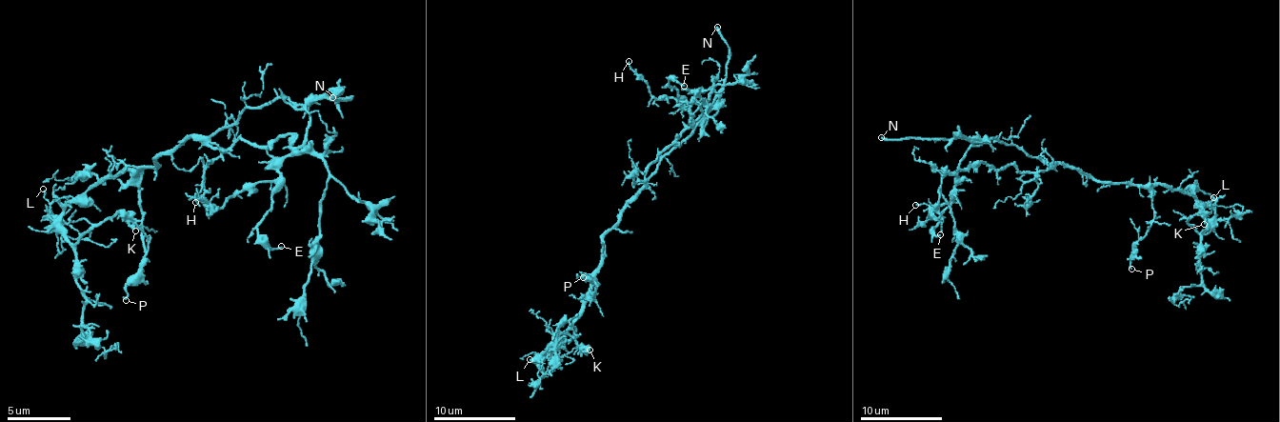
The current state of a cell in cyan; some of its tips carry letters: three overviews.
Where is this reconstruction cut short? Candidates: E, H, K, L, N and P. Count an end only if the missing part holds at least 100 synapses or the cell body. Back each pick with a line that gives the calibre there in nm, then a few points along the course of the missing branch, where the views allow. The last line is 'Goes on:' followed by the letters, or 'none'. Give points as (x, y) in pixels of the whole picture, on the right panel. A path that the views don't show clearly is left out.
N: 200 nm
Goes on: N

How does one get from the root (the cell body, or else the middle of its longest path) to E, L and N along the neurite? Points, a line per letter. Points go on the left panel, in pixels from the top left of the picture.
E: (179, 141), (202, 138), (224, 150), (237, 138), (290, 138), (259, 227), (281, 246)
L: (179, 141), (154, 167), (103, 176), (81, 195), (52, 195), (46, 198), (43, 189)
N: (179, 141), (208, 138), (228, 129), (250, 107), (266, 107), (281, 97), (290, 103), (351, 97), (332, 97)

